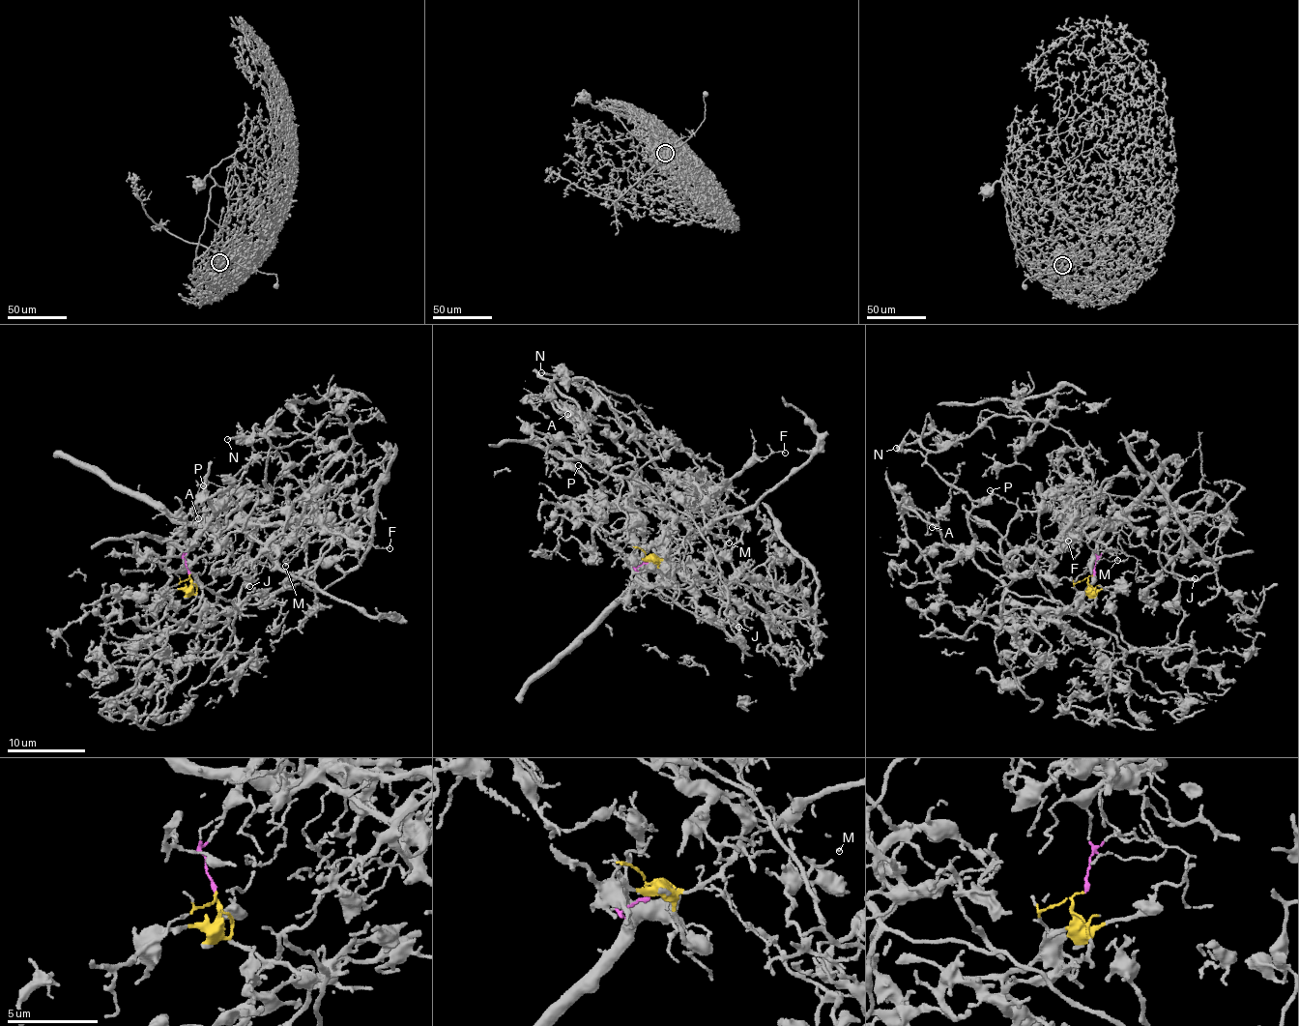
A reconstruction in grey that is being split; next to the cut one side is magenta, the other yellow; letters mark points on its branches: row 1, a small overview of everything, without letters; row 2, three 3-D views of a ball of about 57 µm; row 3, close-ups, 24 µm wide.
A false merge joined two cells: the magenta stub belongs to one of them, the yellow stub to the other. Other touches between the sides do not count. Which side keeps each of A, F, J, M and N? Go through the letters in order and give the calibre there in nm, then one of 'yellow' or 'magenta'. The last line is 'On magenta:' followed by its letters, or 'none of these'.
A: 200 nm thick; yellow
F: 110 nm thick; magenta
J: 200 nm thick; yellow
M: 90 nm thick; magenta
N: 180 nm thick; yellow
On magenta: F, M

